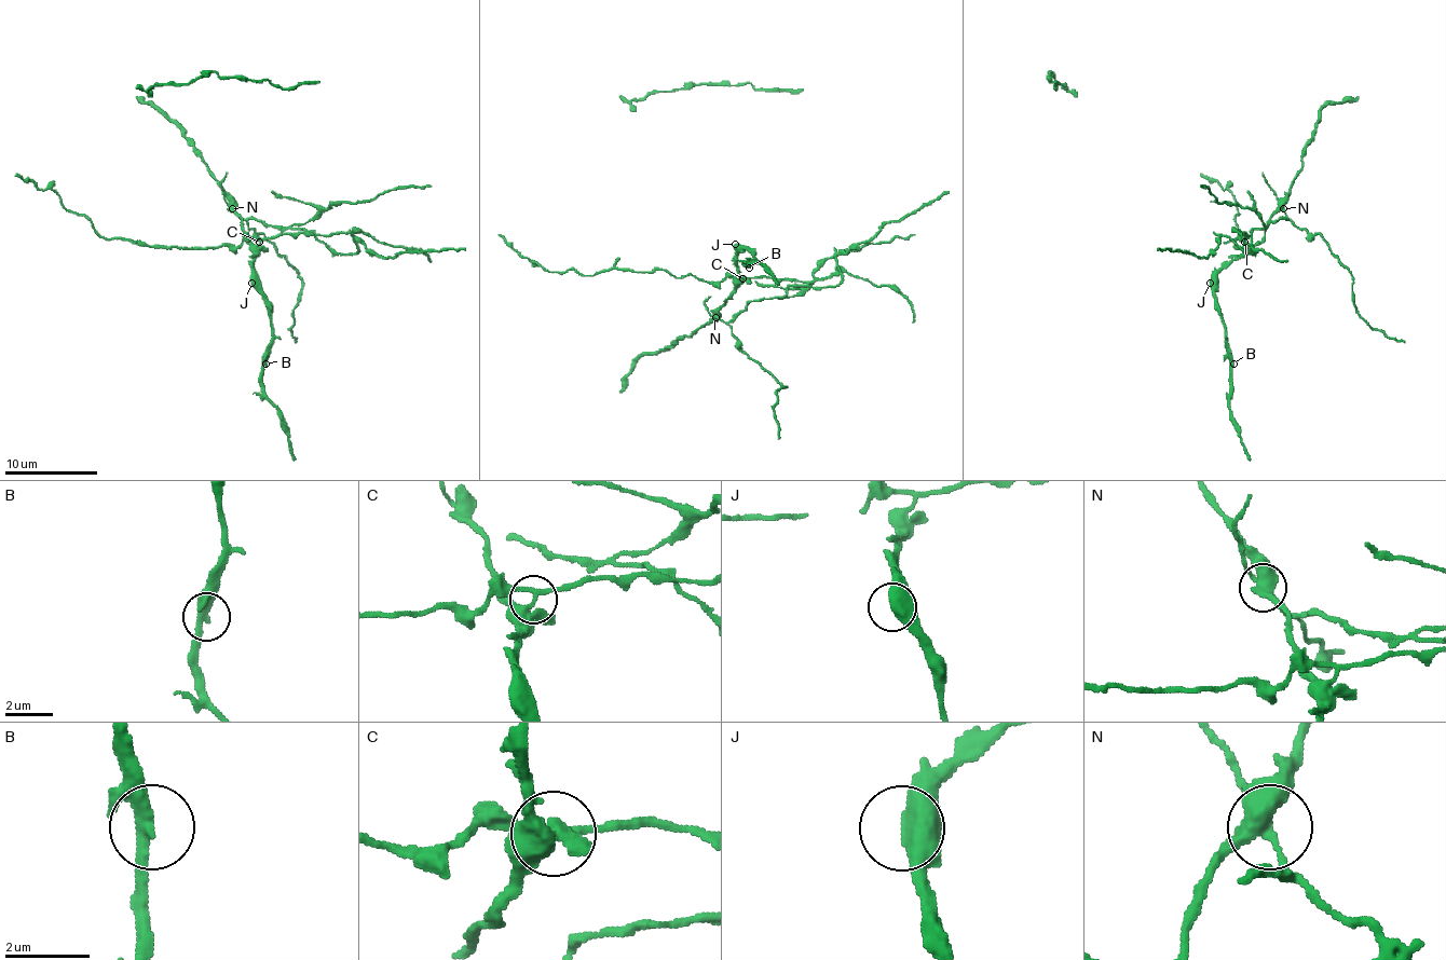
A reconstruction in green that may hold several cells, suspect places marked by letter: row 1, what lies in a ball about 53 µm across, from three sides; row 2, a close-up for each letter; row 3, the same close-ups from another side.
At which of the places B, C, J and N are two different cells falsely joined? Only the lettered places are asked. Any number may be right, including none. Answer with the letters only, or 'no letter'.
C, N

